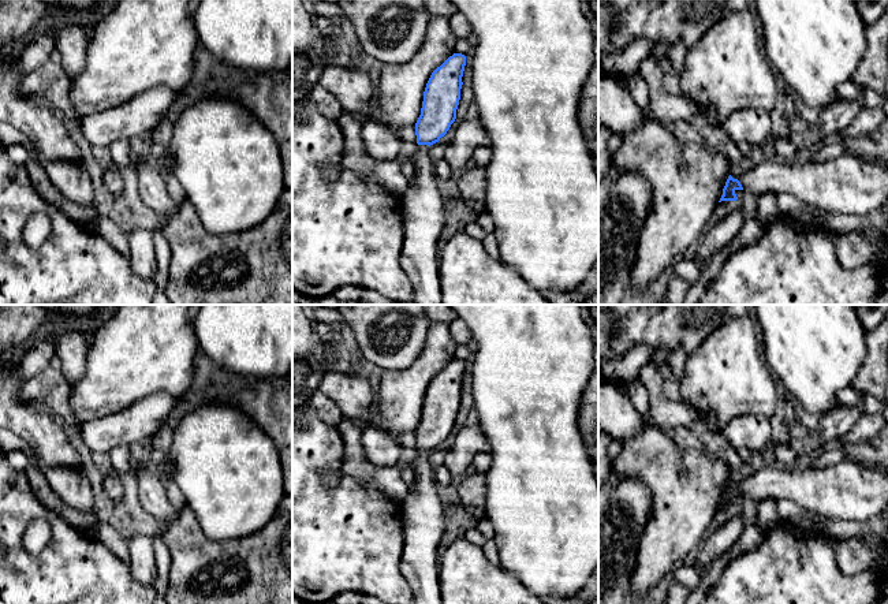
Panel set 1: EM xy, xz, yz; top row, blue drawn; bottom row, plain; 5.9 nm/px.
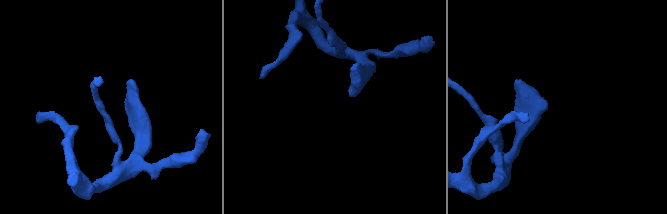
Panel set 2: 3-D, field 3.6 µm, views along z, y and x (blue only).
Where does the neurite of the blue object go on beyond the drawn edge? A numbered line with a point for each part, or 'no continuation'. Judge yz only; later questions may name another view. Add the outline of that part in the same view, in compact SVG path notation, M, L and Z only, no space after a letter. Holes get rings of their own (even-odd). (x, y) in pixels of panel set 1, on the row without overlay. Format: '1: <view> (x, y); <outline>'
1: yz (846, 491); M850 459L825 469L765 466L742 478L740 491L757 503L788 499L825 517L861 522L880 515L888 506L888 476Z

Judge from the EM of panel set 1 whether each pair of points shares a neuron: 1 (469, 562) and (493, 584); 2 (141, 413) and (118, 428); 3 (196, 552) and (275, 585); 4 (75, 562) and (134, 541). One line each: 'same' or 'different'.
1: same
2: same
3: same
4: different

